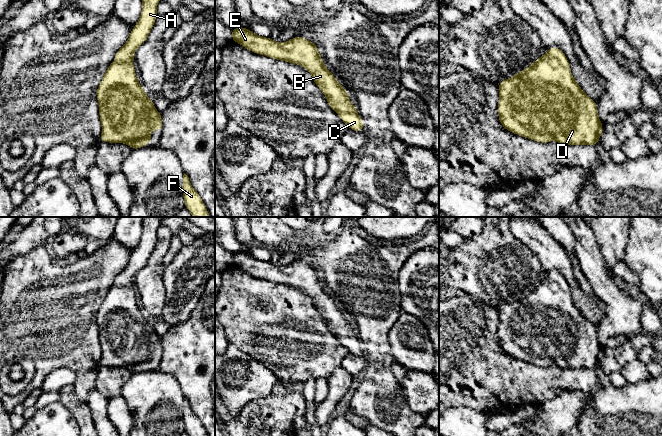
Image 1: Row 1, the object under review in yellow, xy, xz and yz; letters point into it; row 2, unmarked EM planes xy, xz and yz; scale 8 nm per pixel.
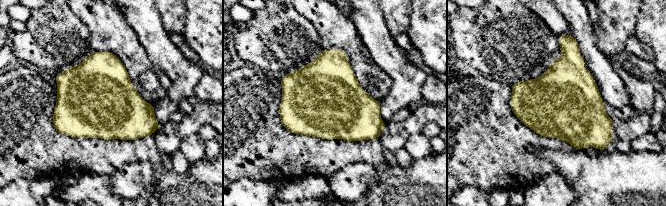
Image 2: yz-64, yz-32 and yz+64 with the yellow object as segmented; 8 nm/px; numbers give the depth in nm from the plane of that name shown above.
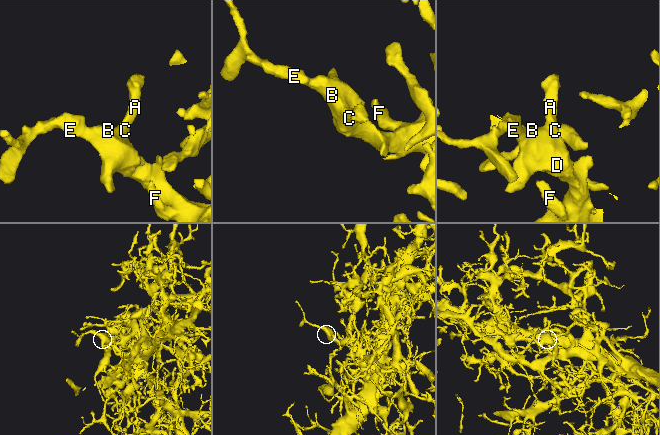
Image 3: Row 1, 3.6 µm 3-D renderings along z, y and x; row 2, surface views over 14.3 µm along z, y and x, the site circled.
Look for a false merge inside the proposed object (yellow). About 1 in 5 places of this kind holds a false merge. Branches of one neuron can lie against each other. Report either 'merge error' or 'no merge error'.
no merge error

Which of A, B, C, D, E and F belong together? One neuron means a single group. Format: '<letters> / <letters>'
A B C D E F

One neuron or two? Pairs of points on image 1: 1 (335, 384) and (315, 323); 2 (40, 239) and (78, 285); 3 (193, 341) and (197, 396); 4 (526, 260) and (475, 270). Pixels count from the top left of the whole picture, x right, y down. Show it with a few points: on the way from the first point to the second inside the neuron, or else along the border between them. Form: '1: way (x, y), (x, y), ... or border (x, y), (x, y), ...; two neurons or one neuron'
1: border (340, 365), (326, 378); two neurons
2: border (44, 245), (33, 247), (22, 254); two neurons
3: way (194, 355), (195, 382); one neuron
4: way (513, 267), (488, 267); one neuron

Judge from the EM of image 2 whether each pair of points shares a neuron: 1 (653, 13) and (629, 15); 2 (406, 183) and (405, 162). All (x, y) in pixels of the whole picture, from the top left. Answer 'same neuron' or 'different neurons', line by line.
1: different neurons
2: different neurons

